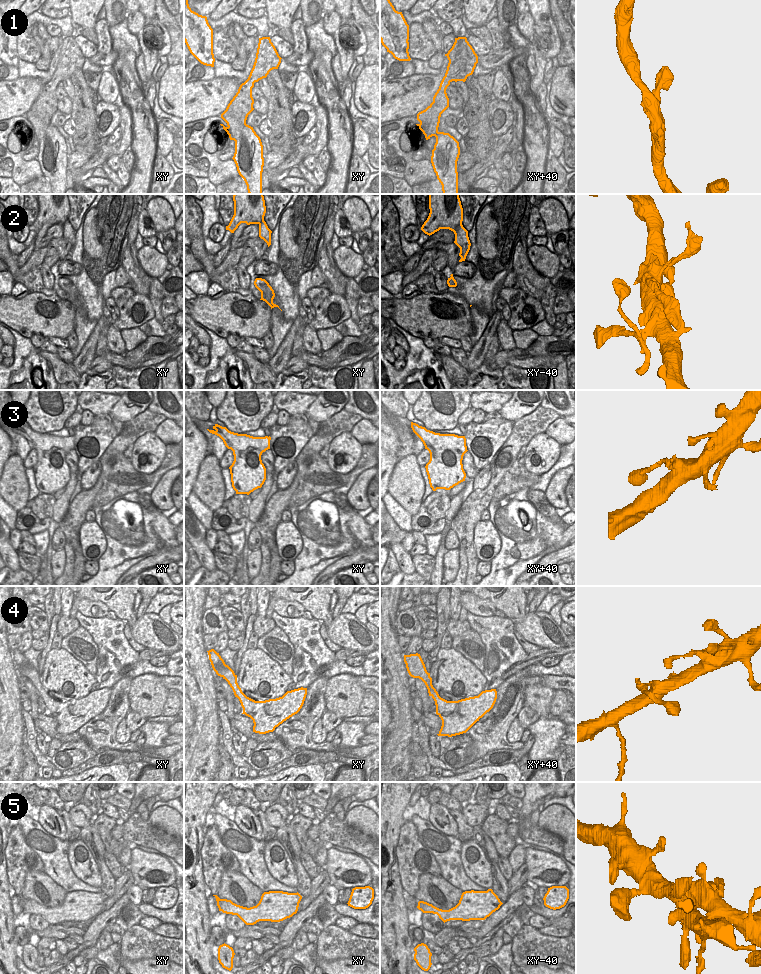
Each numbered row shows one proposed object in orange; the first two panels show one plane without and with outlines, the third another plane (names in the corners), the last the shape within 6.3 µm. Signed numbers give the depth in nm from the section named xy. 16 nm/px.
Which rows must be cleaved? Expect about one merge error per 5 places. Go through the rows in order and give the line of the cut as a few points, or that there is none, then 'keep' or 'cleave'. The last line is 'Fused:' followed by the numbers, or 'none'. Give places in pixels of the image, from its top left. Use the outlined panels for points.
1: no cut; keep
2: no cut; keep
3: no cut; keep
4: no cut; keep
5: no cut; keep
Fused: none

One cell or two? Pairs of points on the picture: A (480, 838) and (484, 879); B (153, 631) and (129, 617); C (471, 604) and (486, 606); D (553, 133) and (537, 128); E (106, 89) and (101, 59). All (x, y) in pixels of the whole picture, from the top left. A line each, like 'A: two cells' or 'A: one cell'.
A: two cells
B: two cells
C: one cell
D: two cells
E: one cell

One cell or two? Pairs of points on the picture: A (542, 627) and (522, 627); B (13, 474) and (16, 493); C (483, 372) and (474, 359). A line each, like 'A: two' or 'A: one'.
A: one
B: one
C: two

